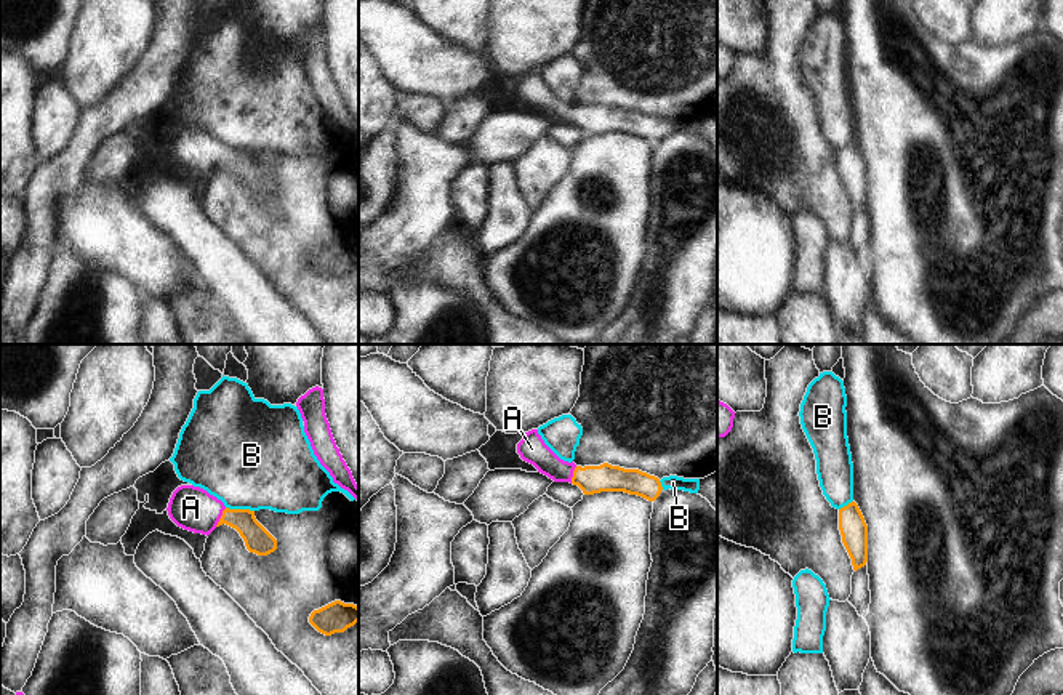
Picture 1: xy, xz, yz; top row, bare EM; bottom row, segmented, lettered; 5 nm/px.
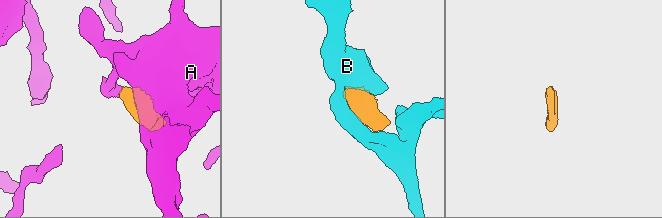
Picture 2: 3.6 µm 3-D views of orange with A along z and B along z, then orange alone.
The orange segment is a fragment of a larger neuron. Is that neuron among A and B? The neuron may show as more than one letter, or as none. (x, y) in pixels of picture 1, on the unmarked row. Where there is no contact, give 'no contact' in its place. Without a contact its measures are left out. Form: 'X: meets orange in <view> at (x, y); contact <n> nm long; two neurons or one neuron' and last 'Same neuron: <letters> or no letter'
A: meets orange in xy at (221, 159); contact 110 nm long; one neuron
B: meets orange in xy at (240, 151); contact 150 nm long; two neurons
Same neuron: A

